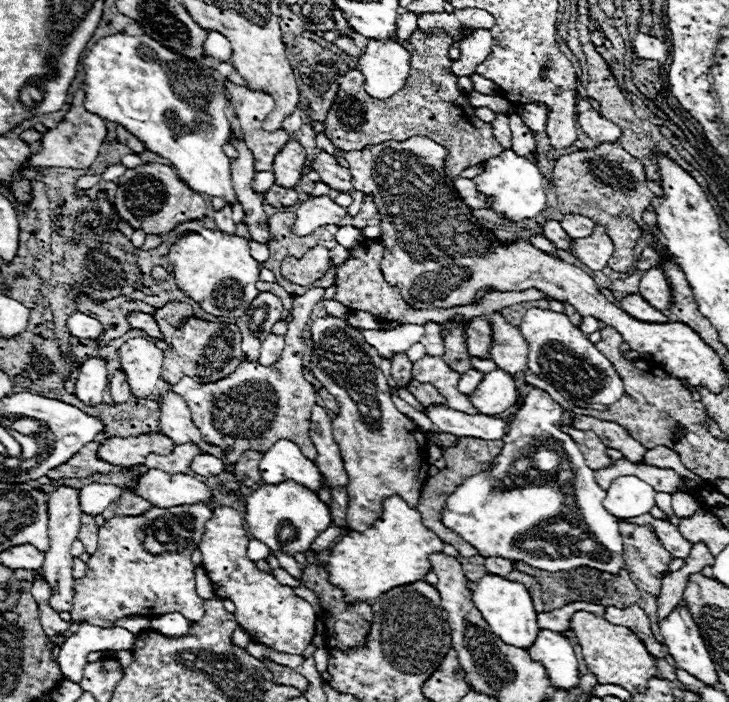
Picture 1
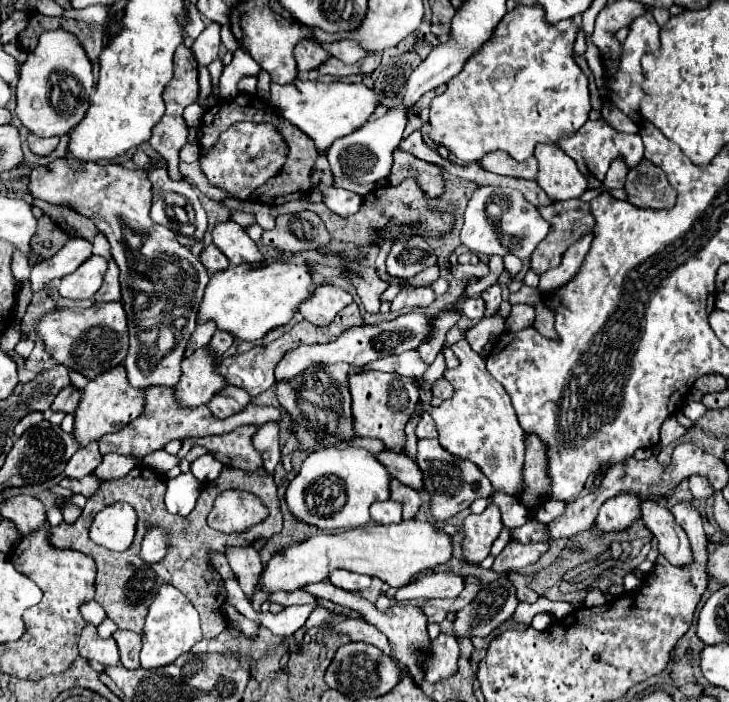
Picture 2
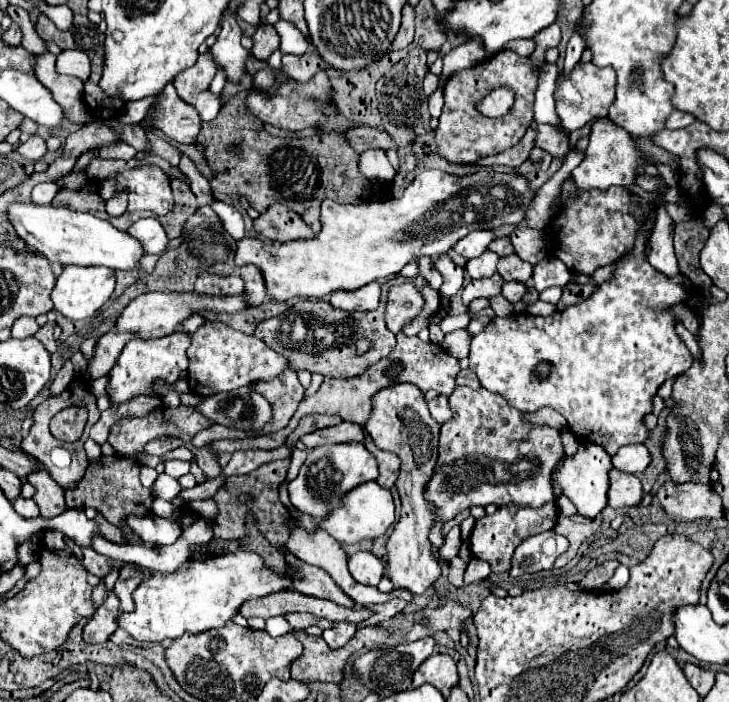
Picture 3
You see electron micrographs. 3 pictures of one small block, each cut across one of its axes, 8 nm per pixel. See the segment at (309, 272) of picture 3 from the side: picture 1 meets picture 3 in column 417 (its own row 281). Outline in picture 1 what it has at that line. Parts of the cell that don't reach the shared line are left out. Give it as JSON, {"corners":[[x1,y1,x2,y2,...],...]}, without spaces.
{"corners":[[202,228,202,234,190,232,188,236,180,238,172,254,168,254,168,260,174,266,174,278,178,286,190,298,194,298,202,310,214,316,240,316,258,296,256,282,260,280,262,268,250,256,248,240,242,236]]}

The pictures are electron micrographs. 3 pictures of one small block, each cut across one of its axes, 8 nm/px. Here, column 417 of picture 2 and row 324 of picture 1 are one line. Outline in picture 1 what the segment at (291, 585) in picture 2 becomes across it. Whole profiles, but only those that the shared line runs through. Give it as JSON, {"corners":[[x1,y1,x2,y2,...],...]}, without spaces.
{"corners":[[530,308,520,324,520,332,528,342,528,370,554,386,566,400,586,404,614,404,624,396,624,384,610,360,596,350,586,334,570,322,566,314]]}

